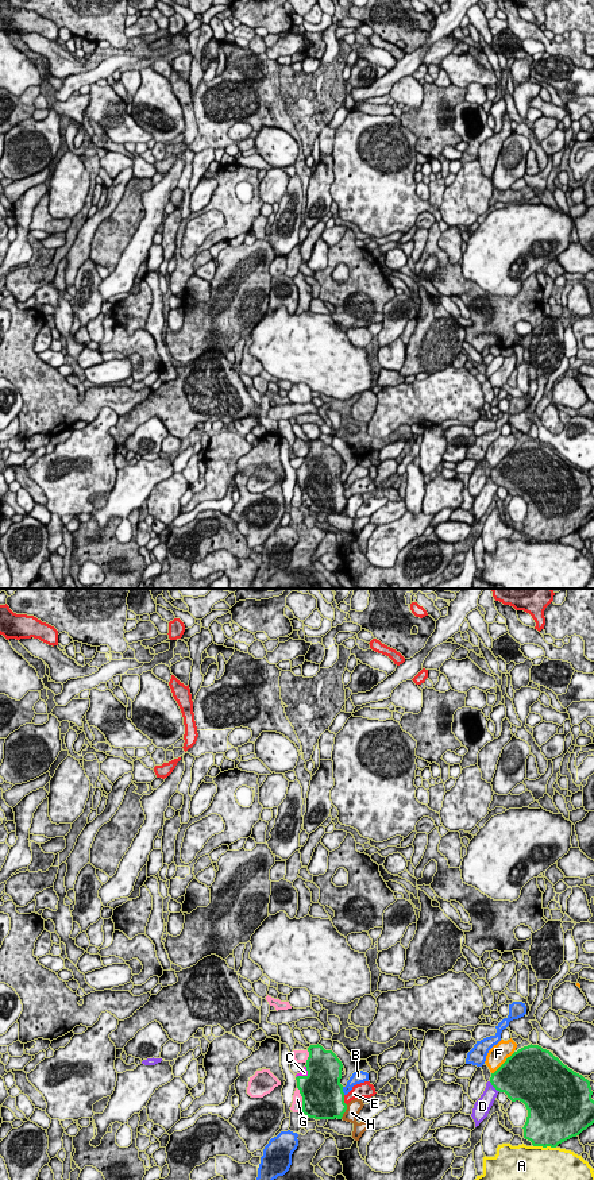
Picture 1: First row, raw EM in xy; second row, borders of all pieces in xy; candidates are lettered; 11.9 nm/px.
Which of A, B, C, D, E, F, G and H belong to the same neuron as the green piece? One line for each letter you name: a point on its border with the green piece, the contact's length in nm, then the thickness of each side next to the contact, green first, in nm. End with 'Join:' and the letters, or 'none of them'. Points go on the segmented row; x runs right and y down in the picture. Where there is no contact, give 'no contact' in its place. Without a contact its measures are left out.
C: meets green in xy at (305, 1076); contact 200 nm long; 480 nm thick on the green side, 90 nm on the other
Join: C

